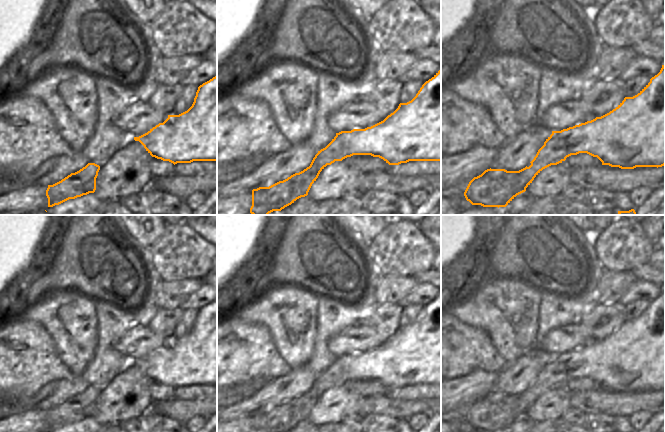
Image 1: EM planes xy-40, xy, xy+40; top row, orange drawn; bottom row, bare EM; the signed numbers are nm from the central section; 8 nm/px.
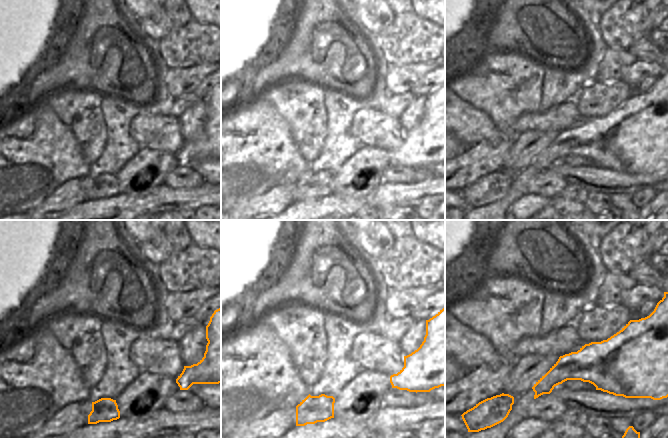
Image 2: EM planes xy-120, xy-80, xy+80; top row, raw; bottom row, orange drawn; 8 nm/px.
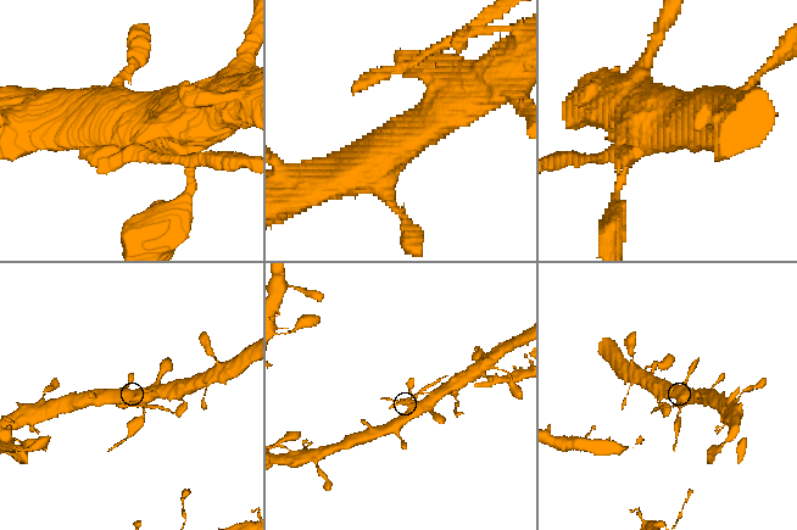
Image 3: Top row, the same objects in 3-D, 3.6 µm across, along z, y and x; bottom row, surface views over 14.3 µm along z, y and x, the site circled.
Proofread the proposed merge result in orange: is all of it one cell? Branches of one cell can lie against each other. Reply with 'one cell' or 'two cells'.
two cells

